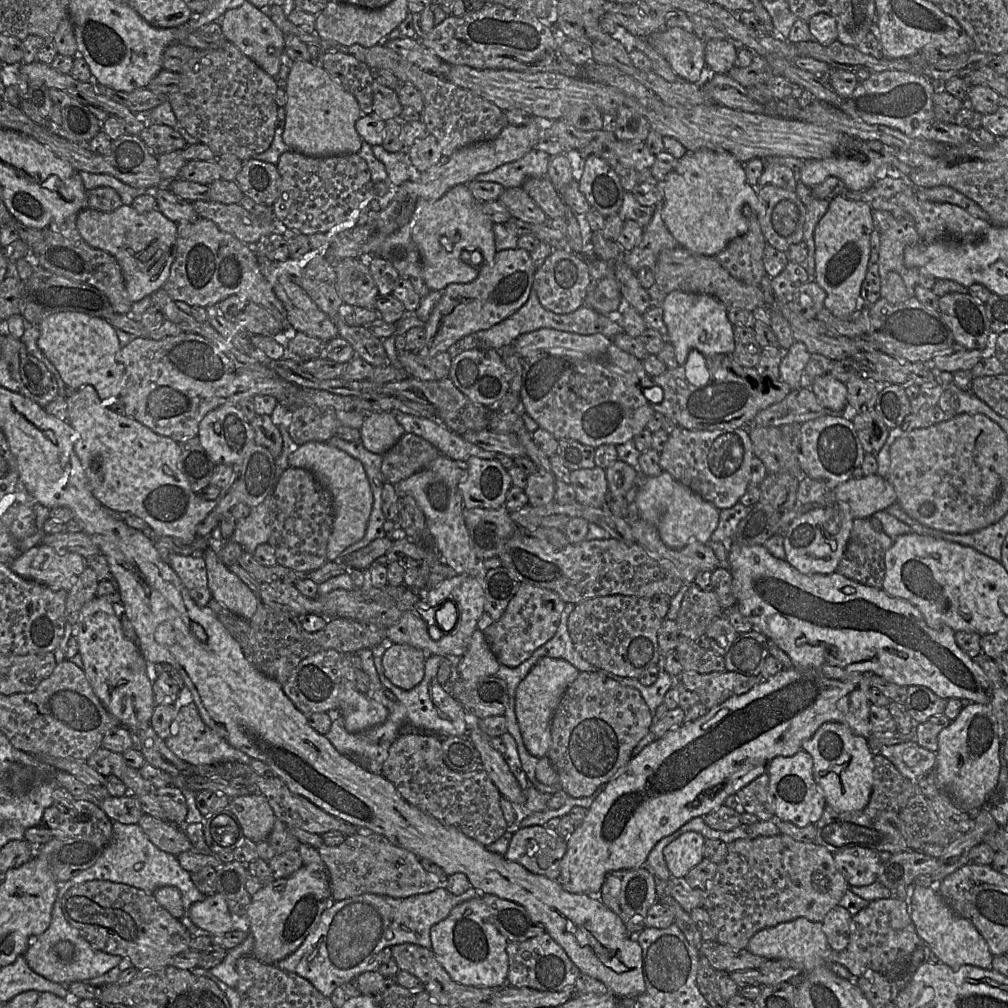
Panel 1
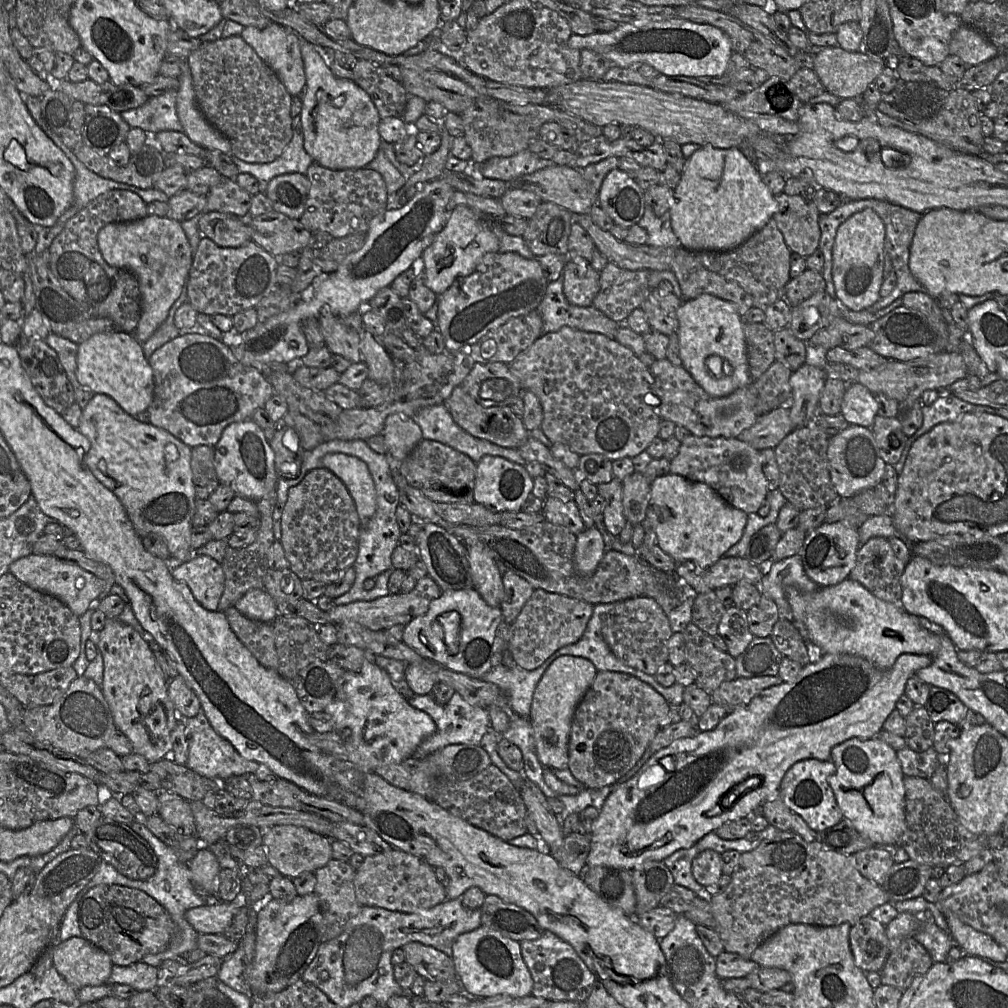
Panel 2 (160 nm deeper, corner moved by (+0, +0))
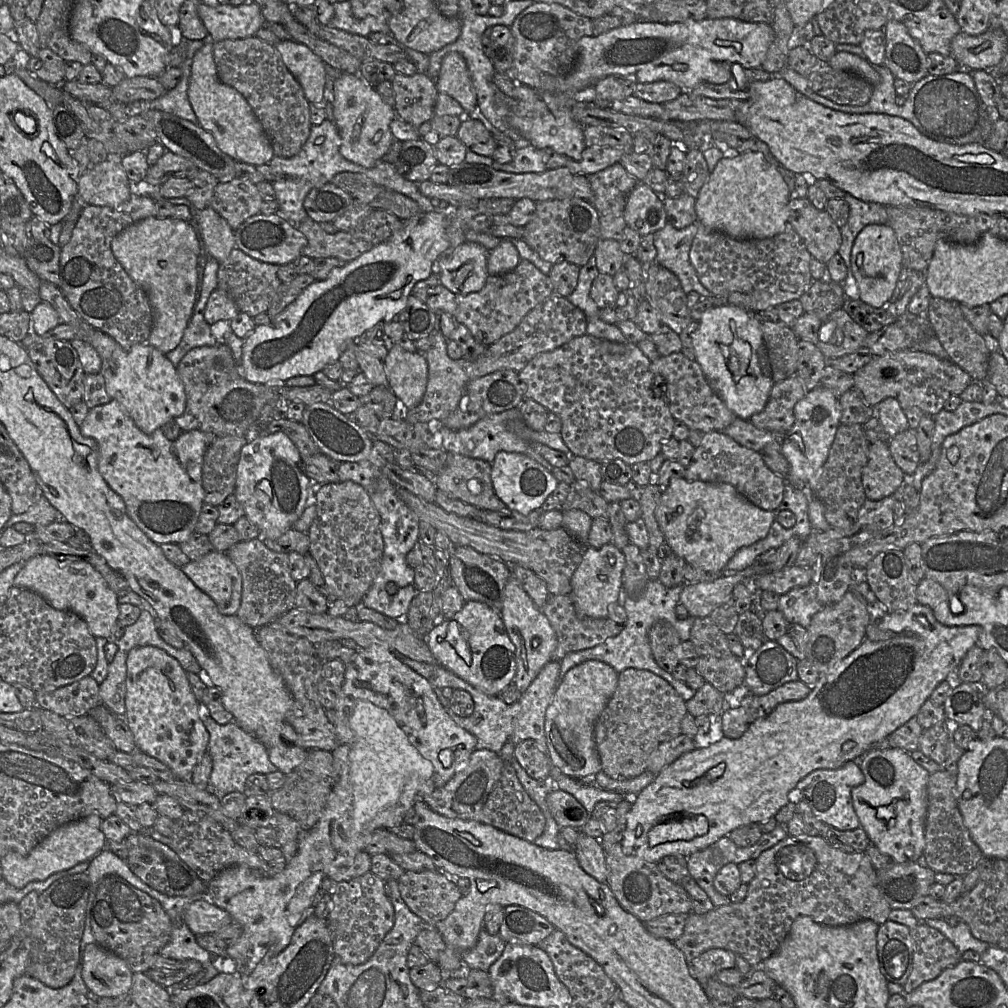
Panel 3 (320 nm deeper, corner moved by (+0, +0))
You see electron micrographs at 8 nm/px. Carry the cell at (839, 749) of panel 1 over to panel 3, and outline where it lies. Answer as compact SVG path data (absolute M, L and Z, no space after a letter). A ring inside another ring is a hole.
M900 748L870 750L853 759L864 775L864 782L852 790L853 808L860 827L867 833L872 845L890 857L894 863L914 862L923 855L925 848L925 818L927 813L927 784L930 773L917 764Z

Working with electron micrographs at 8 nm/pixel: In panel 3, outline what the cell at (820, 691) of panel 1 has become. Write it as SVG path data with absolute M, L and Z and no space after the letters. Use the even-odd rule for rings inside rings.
M918 603L904 611L885 612L885 614L879 617L876 624L882 630L894 632L895 636L885 641L865 639L858 648L841 660L835 667L821 674L817 682L811 687L811 691L806 698L779 704L769 715L752 722L740 738L729 739L724 737L707 748L695 748L693 751L679 757L656 775L651 784L633 796L632 807L627 814L626 829L621 840L623 852L626 855L634 855L652 863L658 863L661 859L670 855L688 857L707 848L720 838L727 836L736 828L774 818L776 813L792 799L795 786L803 777L814 770L839 768L846 762L863 756L874 743L886 739L897 728L915 717L923 703L929 700L933 690L941 682L945 681L951 672L958 668L967 651L976 645L980 632L978 626L945 626L936 620L930 607Z

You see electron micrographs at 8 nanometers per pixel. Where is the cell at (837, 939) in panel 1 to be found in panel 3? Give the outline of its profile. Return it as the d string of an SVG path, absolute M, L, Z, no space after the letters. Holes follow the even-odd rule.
M890 920L877 930L877 954L881 972L888 981L903 985L912 970L914 943L910 929Z

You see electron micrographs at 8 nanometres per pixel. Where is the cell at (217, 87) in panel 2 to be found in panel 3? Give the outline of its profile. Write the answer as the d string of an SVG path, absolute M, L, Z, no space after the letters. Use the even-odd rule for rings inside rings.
M257 37L214 42L213 57L222 83L241 93L268 136L277 157L292 157L306 143L310 130L310 103L284 64L275 46Z

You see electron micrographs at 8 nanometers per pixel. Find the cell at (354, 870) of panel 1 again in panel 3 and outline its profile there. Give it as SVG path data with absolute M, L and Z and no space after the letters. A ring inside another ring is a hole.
M405 871L397 880L408 908L428 924L444 920L462 894L441 871Z

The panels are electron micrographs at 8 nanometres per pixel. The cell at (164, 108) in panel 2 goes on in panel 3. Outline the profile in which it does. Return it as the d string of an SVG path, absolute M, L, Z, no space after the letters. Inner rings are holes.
M187 40L186 42L186 58L182 65L179 67L181 69L182 76L177 86L167 91L161 97L144 104L146 105L146 109L167 112L182 119L191 121L192 123L197 123L197 116L188 98L188 87L193 58L196 52L203 47L205 41Z

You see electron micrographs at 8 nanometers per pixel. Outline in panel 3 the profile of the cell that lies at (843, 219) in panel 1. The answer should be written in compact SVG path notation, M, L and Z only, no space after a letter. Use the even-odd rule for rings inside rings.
M870 224L859 232L851 249L848 266L849 275L858 290L858 299L875 308L882 307L890 301L902 267L903 256L900 246L889 225Z

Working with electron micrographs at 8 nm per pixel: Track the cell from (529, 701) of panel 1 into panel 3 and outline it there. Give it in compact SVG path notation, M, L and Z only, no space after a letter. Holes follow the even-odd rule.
M588 660L572 668L561 678L545 714L545 738L553 767L575 779L591 779L601 772L594 742L594 725L618 683L618 672L610 665Z

